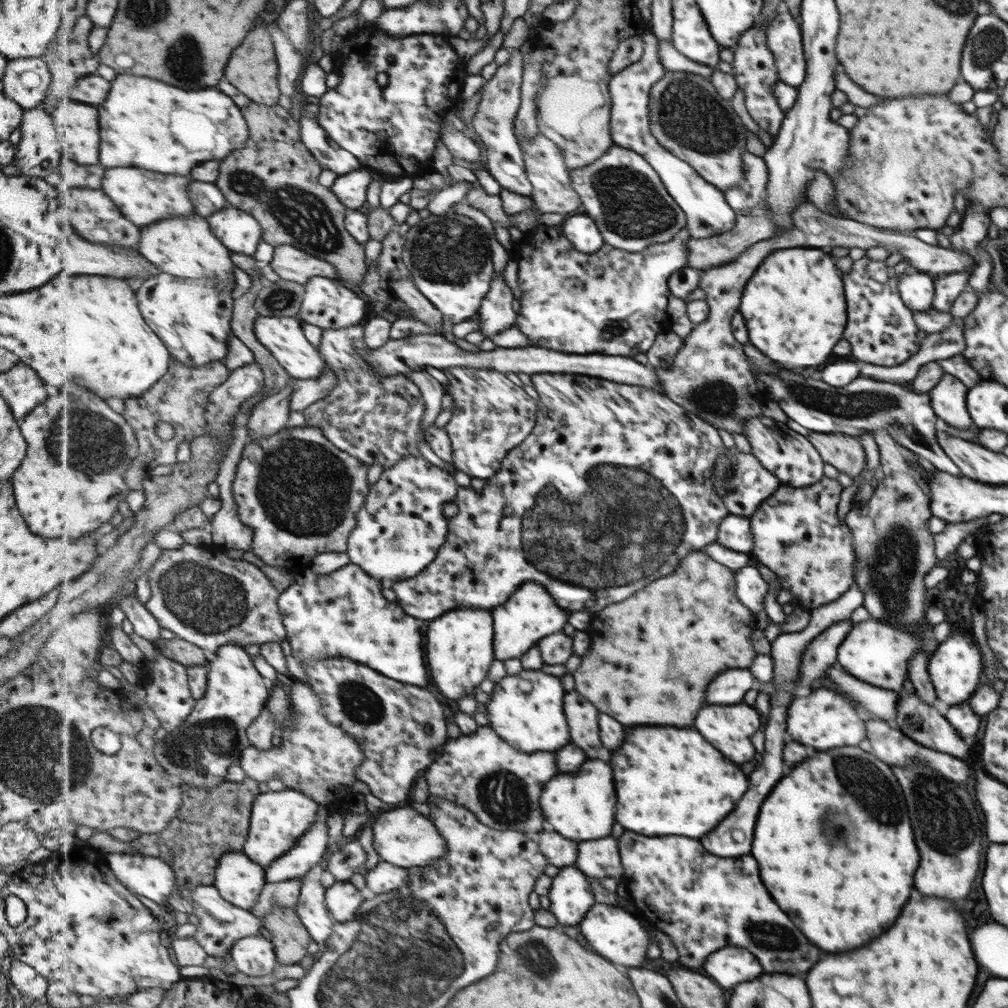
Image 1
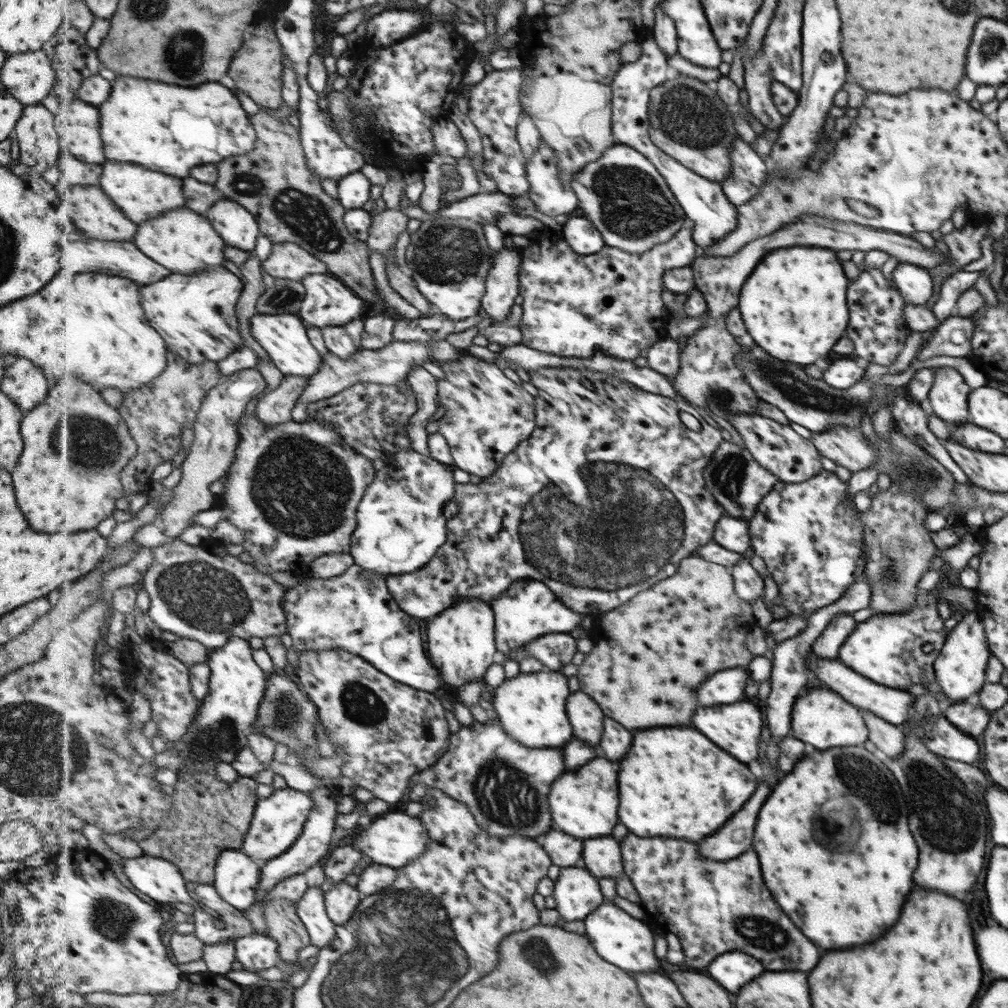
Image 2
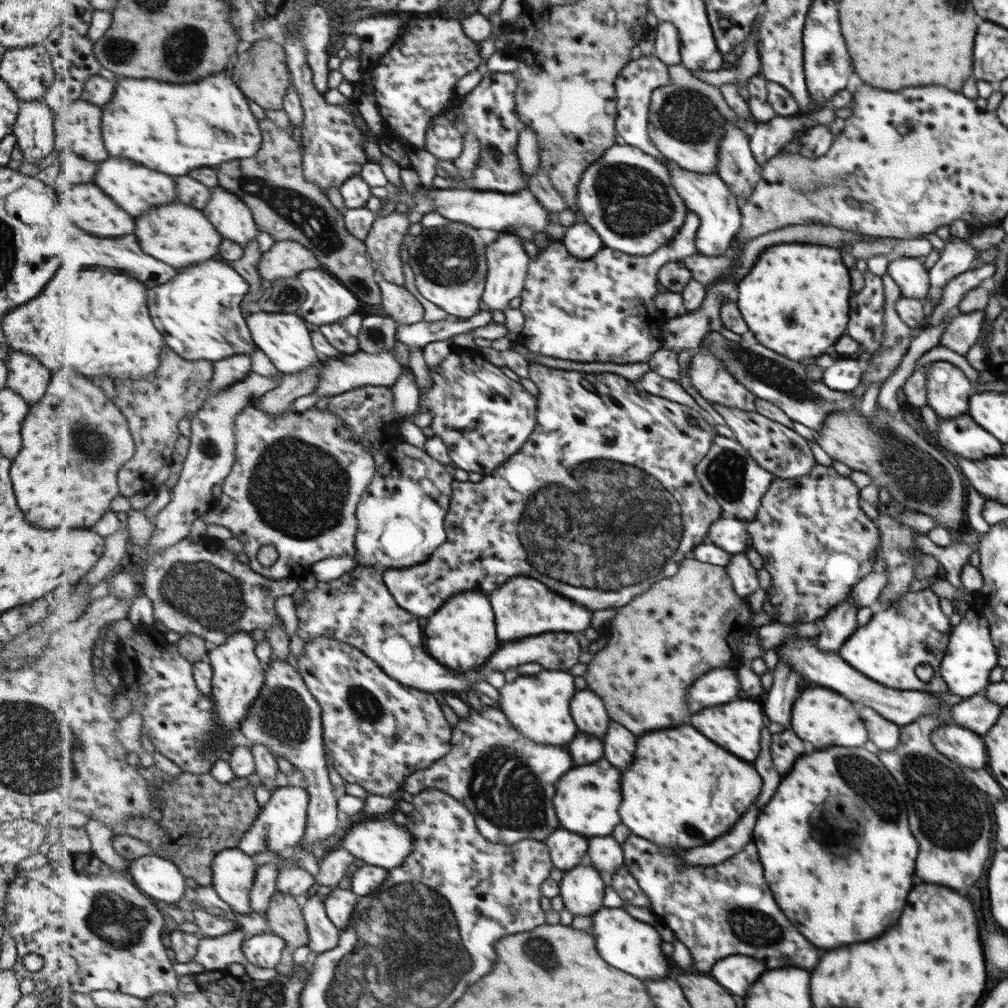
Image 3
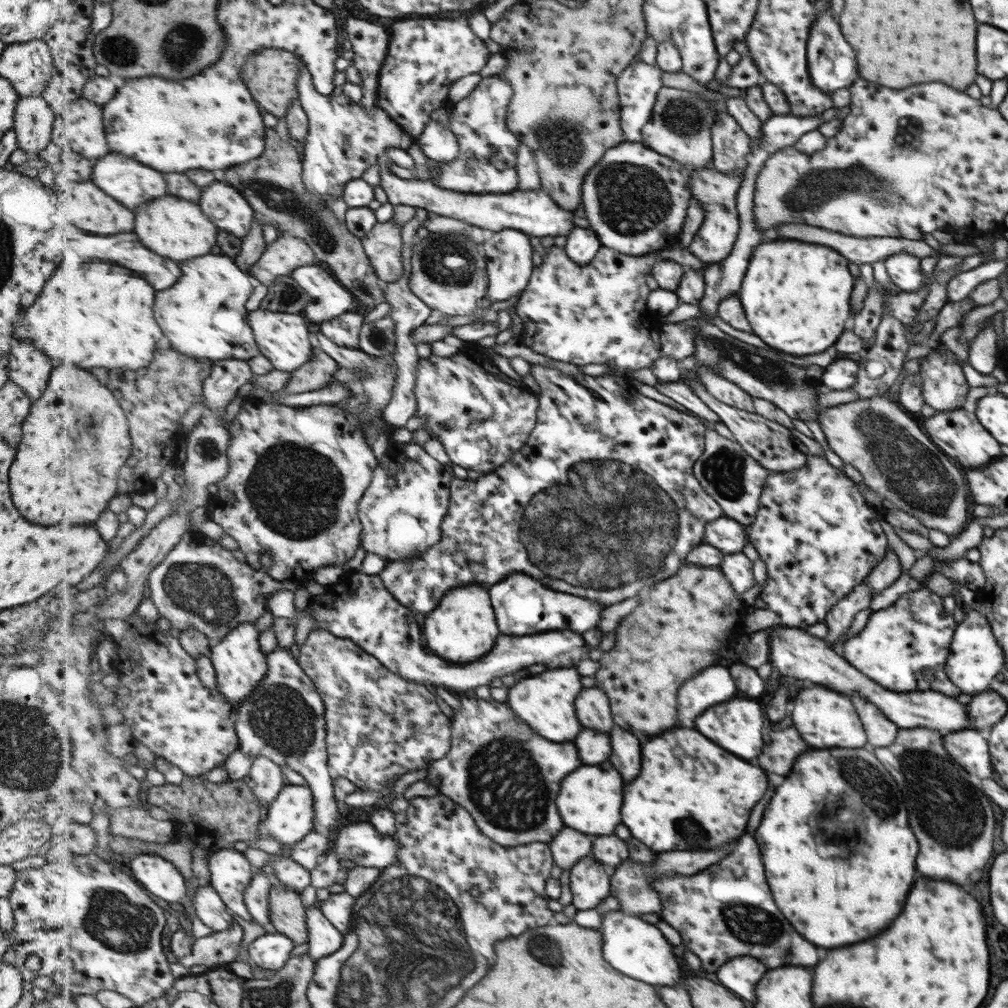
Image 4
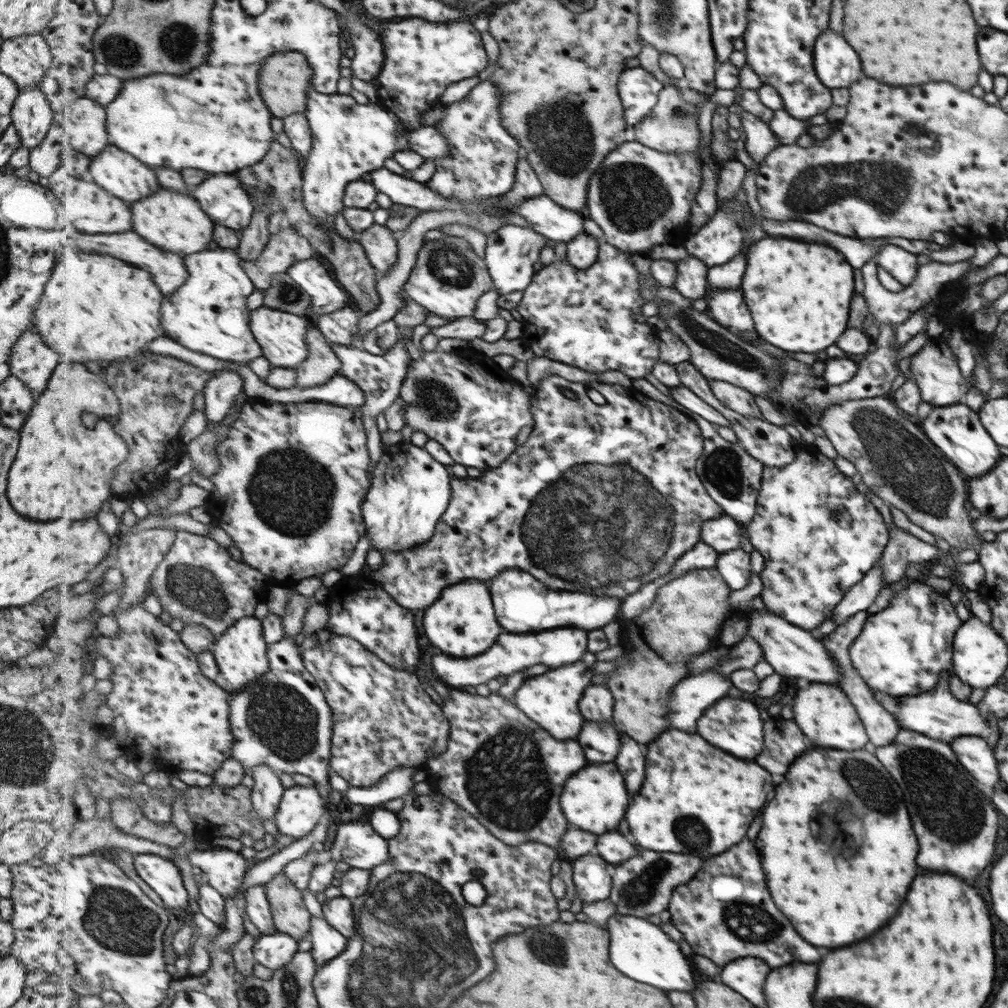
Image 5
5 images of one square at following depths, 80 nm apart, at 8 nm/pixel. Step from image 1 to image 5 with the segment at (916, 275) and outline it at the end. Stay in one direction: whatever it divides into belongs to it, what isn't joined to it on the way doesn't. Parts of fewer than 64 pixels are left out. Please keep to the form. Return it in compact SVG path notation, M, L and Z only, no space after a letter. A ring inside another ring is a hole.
M885 244L879 248L875 258L876 264L883 268L899 286L911 286L917 274L916 256L905 252L893 244Z

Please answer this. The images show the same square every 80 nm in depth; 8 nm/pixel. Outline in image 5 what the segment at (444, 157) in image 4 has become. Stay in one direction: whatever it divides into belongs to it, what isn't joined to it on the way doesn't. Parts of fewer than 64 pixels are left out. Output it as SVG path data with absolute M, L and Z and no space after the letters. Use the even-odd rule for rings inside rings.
M434 125L408 130L408 145L409 150L431 160L447 156L450 153L446 136L442 132L438 132Z

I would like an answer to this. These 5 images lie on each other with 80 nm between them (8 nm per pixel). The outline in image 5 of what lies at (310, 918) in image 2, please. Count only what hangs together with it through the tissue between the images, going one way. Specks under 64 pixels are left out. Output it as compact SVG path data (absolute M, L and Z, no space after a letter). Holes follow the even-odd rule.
M313 917L310 930L312 948L316 962L323 967L349 949L349 939L331 926L325 917Z

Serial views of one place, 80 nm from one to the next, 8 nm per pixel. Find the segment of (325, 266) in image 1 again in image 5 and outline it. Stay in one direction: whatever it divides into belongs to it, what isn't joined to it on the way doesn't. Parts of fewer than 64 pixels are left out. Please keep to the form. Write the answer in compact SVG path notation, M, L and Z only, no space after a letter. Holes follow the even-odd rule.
M283 223L279 232L270 235L269 243L257 260L243 262L245 273L256 284L256 288L271 289L277 274L285 274L293 264L312 258L315 250L309 239L297 227Z

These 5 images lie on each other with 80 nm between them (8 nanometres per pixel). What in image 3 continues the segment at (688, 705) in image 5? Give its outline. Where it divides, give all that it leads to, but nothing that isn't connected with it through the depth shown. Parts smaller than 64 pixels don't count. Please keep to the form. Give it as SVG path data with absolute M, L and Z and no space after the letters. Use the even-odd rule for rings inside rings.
M727 667L711 669L700 676L689 689L689 710L695 714L707 706L731 702L739 689L734 669Z

